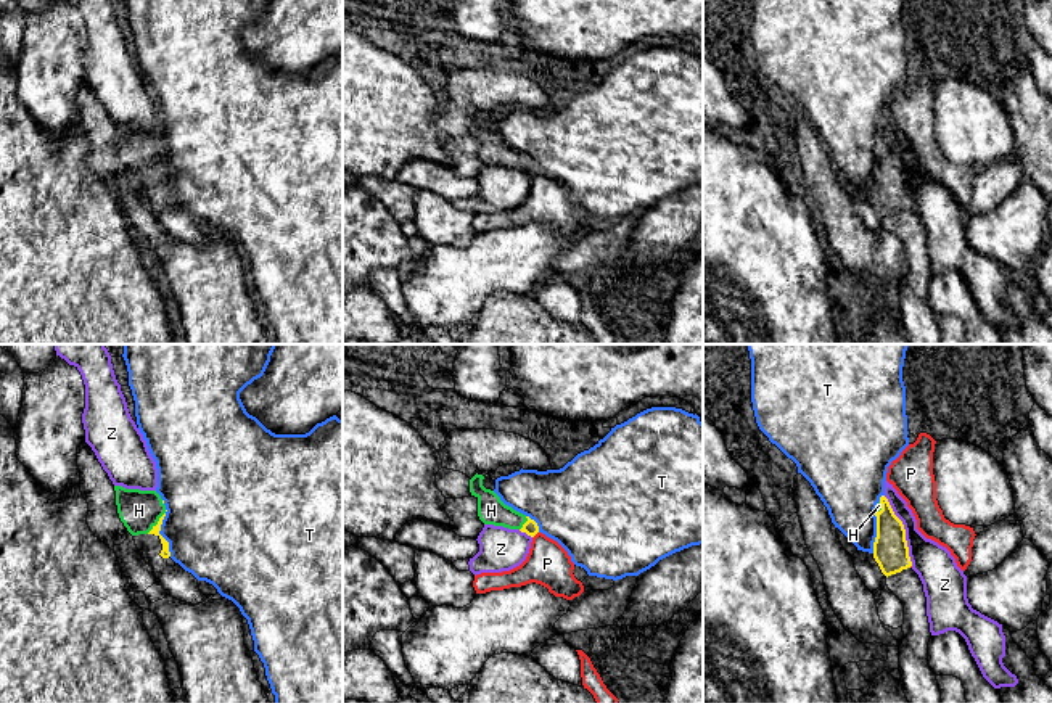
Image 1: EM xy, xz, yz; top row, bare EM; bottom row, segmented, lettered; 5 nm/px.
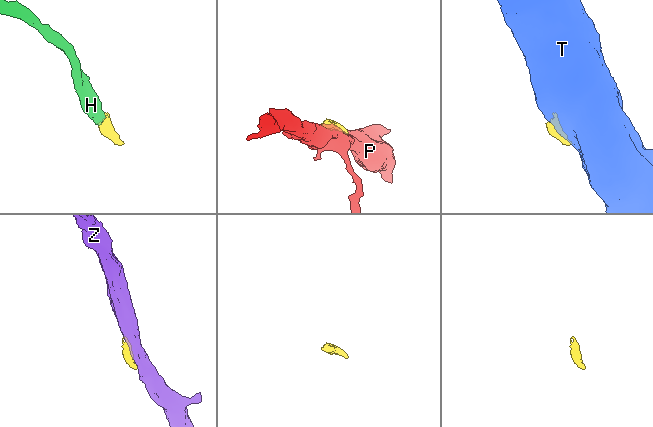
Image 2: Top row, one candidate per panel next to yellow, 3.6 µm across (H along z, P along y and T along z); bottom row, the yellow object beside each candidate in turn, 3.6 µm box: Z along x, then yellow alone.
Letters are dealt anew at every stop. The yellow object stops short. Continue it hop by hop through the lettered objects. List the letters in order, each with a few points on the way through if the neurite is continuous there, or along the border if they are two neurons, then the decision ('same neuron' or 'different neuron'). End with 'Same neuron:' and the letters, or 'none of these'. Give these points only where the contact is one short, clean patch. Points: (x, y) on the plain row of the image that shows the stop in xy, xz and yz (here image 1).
H: same neuron
P: different neuron
T: different neuron
Z: along yz (883, 135), (903, 164), (908, 195), (912, 205) | different neuron
Same neuron: H

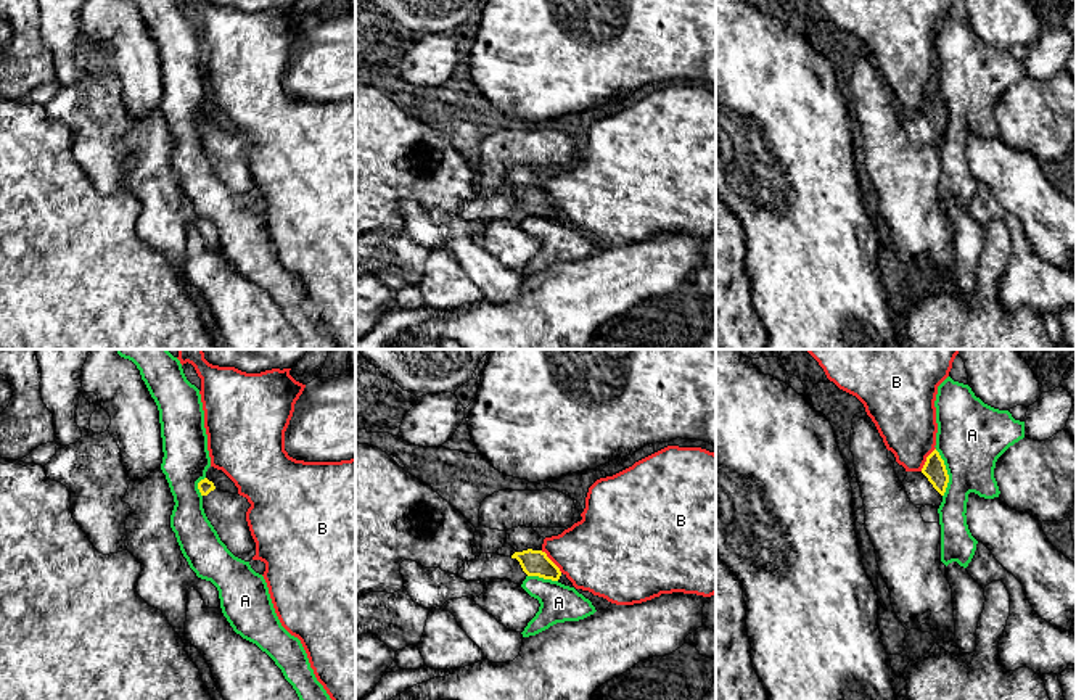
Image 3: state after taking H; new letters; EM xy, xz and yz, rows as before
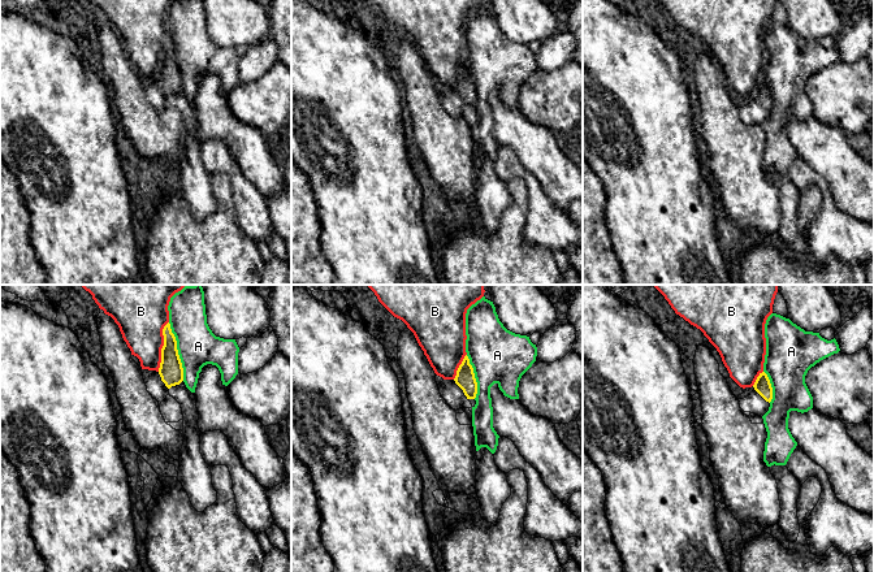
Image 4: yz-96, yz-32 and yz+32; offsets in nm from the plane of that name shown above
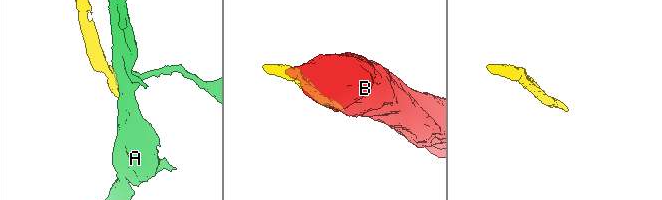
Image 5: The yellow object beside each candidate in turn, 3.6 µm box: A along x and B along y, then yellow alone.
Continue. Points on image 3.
A: different neuron
B: different neuron
Same neuron: none of these

